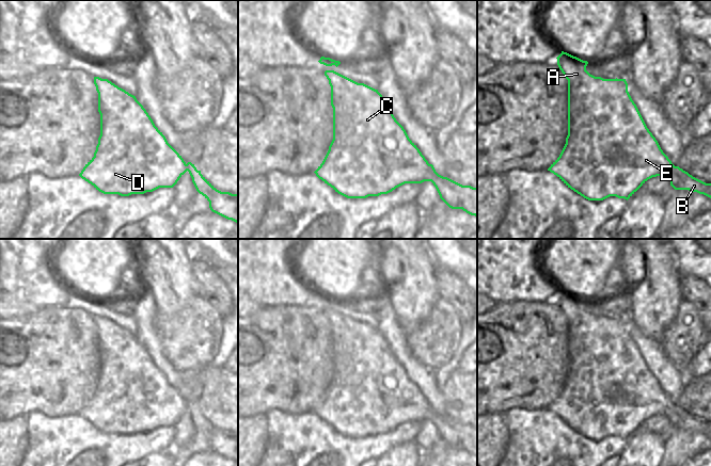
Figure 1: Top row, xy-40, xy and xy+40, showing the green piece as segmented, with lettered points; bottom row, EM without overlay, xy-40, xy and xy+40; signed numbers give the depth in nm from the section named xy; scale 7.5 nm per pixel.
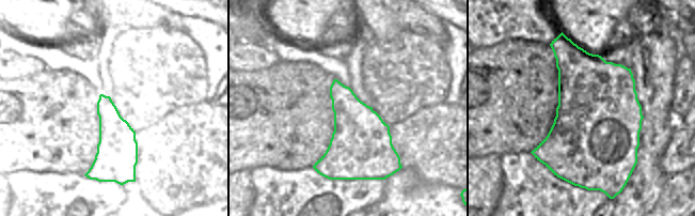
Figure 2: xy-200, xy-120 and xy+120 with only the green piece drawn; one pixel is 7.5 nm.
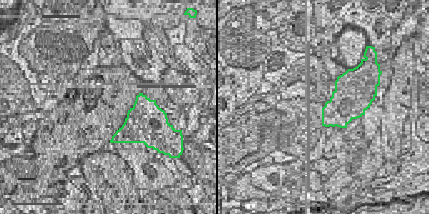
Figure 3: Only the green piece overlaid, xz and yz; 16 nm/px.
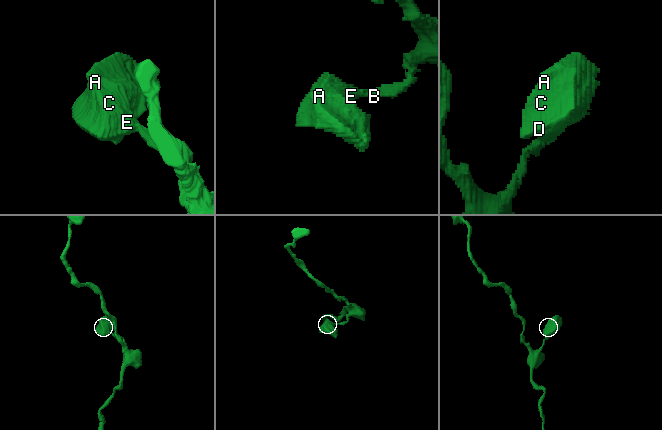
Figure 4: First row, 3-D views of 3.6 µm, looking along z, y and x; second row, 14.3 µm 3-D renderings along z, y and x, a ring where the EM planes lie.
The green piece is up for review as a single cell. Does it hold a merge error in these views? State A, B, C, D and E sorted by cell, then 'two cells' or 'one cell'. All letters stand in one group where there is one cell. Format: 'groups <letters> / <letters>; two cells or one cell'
groups A B C D E; one cell

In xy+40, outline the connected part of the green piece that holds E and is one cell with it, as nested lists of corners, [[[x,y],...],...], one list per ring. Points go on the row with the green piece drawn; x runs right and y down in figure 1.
[[[564,51],[556,59],[559,69],[568,80],[568,135],[559,157],[548,171],[588,200],[603,200],[610,196],[628,200],[648,179],[657,176],[668,179],[675,190],[689,190],[711,198],[711,183],[706,183],[675,166],[663,152],[632,100],[626,79],[595,77],[586,70],[587,61]]]

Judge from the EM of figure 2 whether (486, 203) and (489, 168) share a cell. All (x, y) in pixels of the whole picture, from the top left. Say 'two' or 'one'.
one

